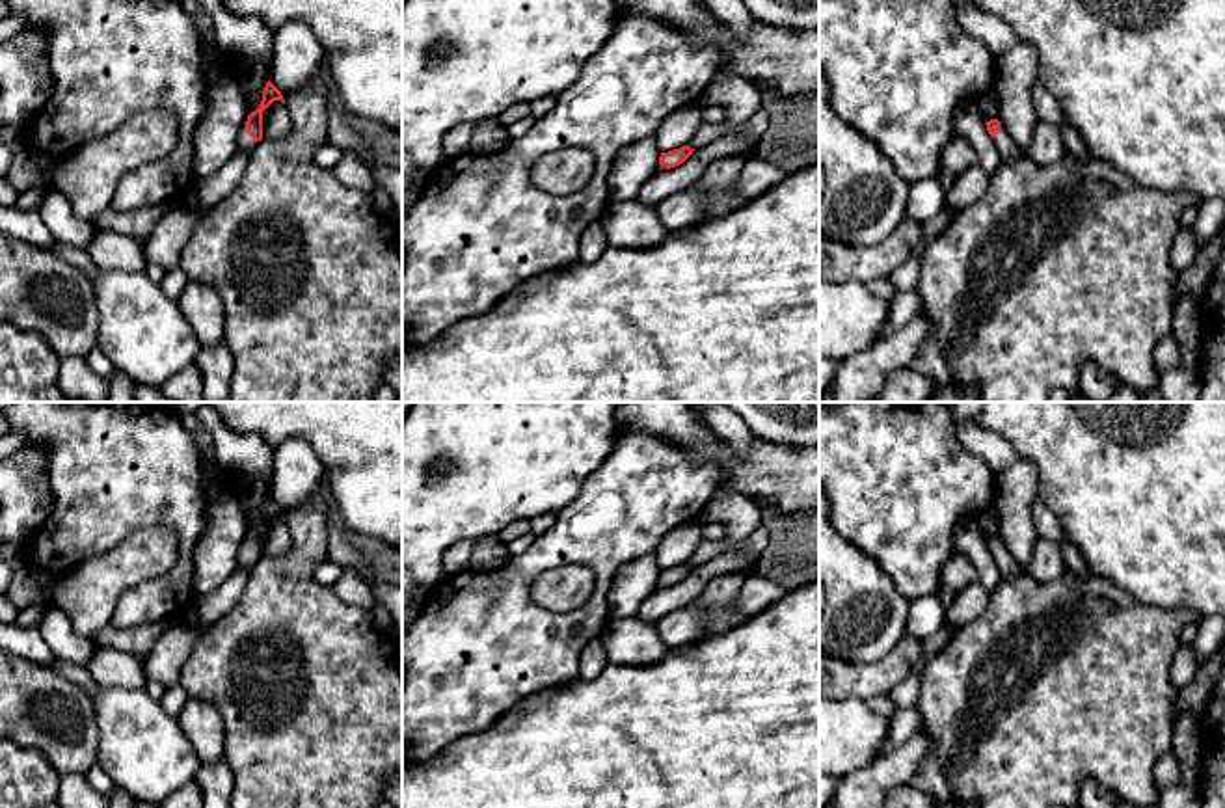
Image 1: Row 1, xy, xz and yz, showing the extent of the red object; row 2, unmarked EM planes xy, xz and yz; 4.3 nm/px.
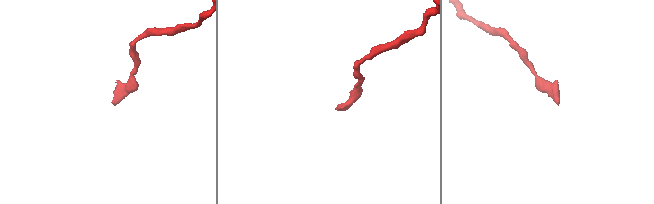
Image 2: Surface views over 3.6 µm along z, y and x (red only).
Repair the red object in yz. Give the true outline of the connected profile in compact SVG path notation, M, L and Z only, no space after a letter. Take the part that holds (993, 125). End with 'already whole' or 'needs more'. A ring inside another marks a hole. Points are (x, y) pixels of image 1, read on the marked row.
M990 119L985 125L1002 158L1018 160L1022 151L1011 140L1007 130L1002 127L1002 123L998 119Z; needs more

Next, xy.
M268 80L262 91L262 101L255 112L248 115L236 138L236 153L248 153L262 140L262 112L274 102L285 102L281 91Z; needs more

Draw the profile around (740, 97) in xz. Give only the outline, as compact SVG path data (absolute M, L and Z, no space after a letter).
M719 71L696 104L700 108L720 106L726 112L728 130L717 141L694 149L683 164L657 171L644 182L633 201L655 207L668 195L696 184L713 160L728 155L754 155L758 141L747 140L743 128L763 108L763 91L756 82Z

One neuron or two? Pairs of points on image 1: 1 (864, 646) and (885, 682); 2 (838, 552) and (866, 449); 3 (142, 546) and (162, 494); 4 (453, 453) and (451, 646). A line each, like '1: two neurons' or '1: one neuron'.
1: two neurons
2: two neurons
3: two neurons
4: two neurons

